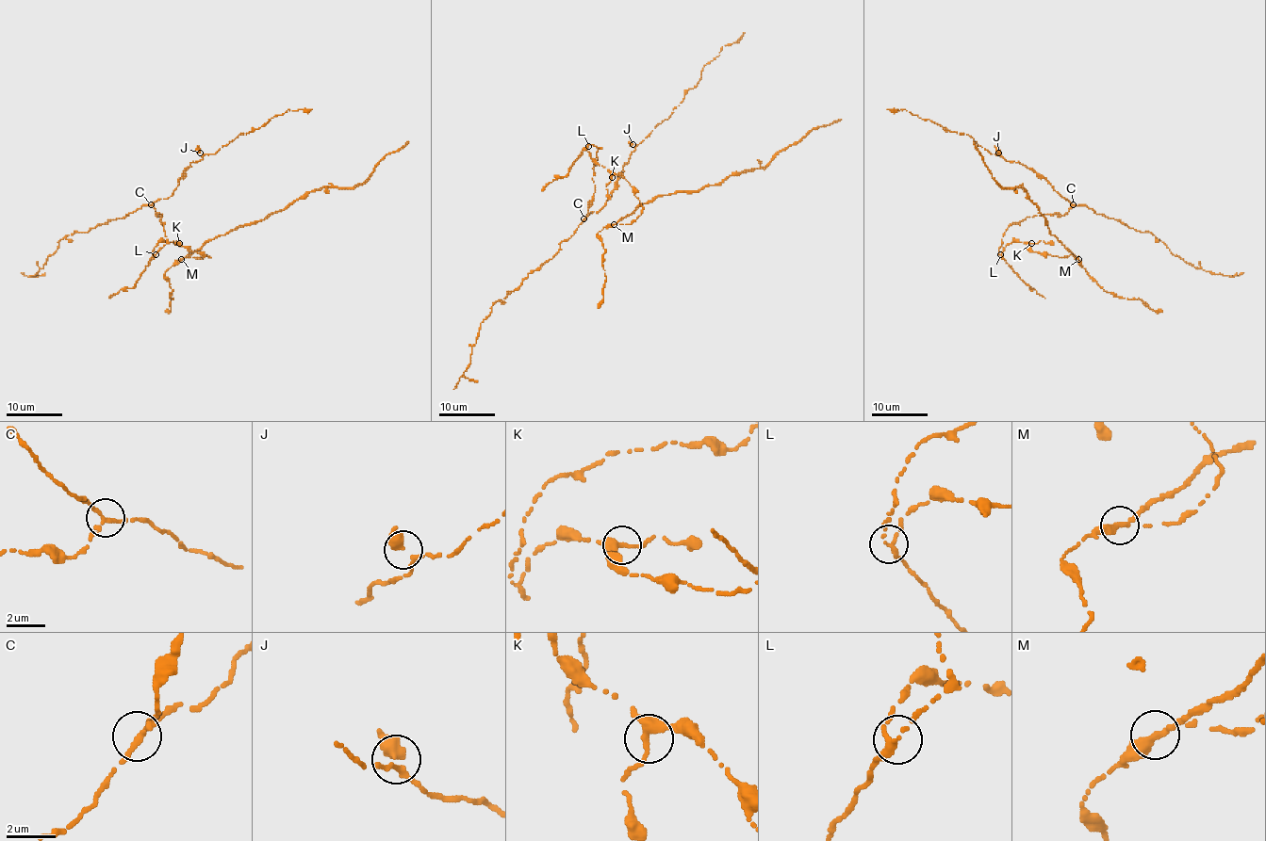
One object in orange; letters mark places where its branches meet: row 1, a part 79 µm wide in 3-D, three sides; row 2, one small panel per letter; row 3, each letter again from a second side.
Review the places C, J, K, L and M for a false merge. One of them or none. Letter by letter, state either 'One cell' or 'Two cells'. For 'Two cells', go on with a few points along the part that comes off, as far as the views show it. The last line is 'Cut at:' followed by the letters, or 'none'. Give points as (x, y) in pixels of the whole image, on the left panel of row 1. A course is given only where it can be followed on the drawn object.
C: One cell
J: One cell
K: One cell
L: One cell
M: Two cells. Course of the part to remove: (180, 259), (199, 250), (211, 239), (287, 208), (310, 191), (362, 184), (387, 153), (400, 150), (408, 141)
Cut at: M

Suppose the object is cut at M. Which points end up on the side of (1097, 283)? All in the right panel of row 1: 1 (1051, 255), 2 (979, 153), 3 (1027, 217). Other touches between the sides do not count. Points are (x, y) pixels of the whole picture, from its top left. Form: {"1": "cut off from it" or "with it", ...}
{"1": "with it", "2": "cut off from it", "3": "with it"}

